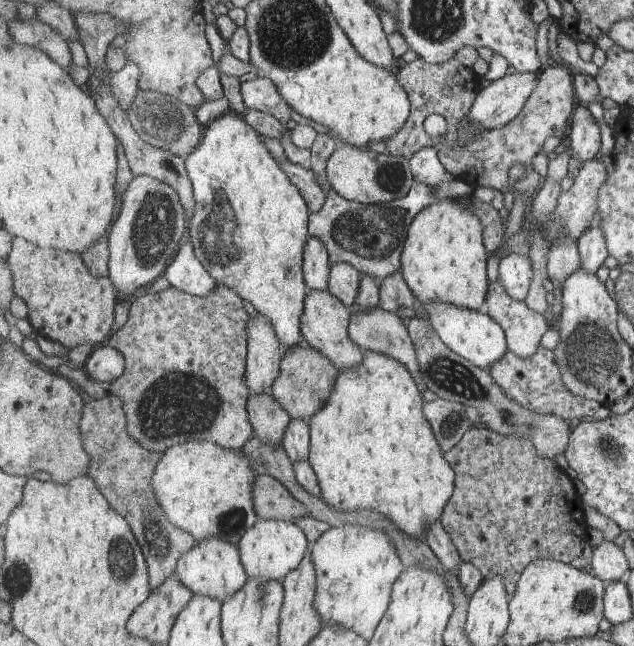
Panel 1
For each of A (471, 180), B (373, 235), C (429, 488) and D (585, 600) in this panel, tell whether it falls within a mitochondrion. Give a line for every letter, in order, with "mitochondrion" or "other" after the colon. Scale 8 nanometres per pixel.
A: other
B: mitochondrion
C: other
D: mitochondrion

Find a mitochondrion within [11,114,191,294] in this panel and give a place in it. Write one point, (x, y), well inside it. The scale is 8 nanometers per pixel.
(153, 222)

